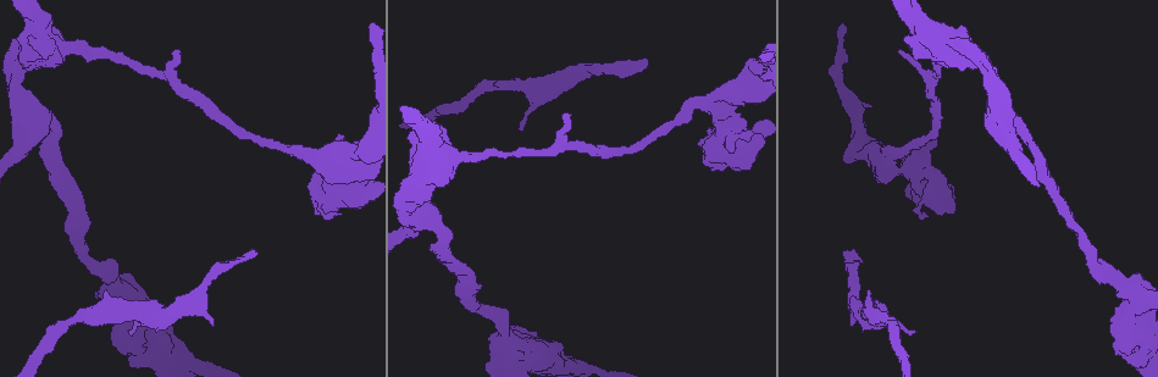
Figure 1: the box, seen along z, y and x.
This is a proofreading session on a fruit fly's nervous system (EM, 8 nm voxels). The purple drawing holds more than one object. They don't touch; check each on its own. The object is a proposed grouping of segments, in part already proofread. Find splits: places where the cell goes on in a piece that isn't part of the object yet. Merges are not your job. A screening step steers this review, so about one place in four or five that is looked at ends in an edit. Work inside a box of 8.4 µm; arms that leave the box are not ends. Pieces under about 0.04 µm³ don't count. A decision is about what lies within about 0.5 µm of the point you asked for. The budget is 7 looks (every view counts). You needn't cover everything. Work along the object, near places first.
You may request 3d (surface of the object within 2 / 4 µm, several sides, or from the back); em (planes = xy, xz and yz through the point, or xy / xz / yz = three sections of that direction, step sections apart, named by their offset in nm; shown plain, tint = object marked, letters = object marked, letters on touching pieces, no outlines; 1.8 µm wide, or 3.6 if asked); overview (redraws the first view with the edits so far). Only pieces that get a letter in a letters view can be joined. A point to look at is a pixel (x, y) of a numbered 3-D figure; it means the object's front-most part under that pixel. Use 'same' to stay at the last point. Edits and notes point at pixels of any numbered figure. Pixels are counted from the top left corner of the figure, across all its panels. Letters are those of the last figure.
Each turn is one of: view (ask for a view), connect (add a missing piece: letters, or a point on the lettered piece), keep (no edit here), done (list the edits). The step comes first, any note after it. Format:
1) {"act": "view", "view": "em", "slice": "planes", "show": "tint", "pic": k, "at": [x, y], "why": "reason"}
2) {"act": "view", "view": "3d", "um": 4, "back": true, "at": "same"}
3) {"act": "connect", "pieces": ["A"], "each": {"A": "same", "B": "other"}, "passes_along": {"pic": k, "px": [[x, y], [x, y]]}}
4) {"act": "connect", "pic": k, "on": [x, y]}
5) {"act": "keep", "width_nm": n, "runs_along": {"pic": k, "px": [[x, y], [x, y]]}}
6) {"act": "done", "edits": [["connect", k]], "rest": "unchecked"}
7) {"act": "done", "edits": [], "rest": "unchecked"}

{"act": "view", "view": "3d", "um": 4, "pic": 1, "at": [39, 39], "why": "thick turns thin"}

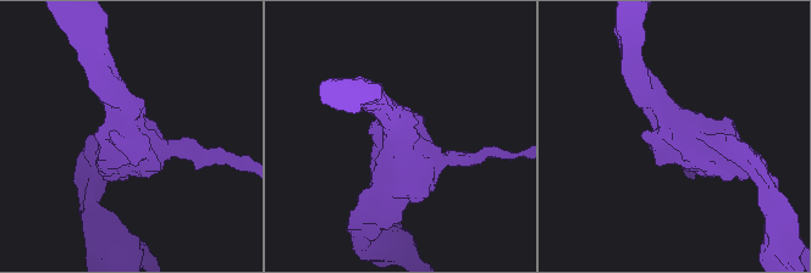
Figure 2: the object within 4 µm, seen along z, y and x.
{"act": "view", "view": "em", "um": 3.6, "slice": "planes", "show": "letters", "pic": 2, "at": [125, 140]}

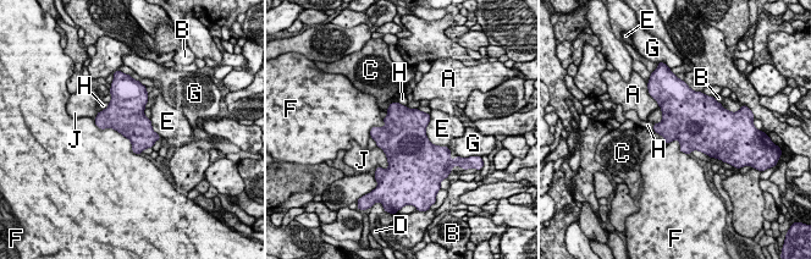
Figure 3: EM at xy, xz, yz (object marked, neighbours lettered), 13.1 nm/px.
{"act": "keep", "each": {"A": "other", "B": "other", "C": "other", "D": "other", "E": "other", "F": "other", "G": "other", "H": "other", "J": "other"}, "border": {"pic": 3, "px": [[93, 120], [125, 136], [138, 154]]}, "found": "none of them fits"}

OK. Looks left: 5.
{"act": "view", "view": "3d", "um": 4, "pic": 1, "at": [899, 50], "why": "tapers out"}

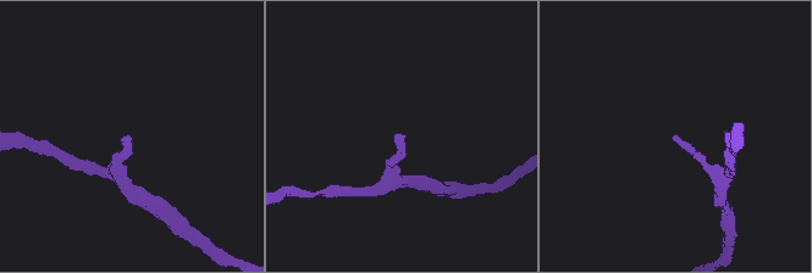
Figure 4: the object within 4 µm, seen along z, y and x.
{"act": "view", "view": "em", "slice": "planes", "show": "letters", "pic": 4, "at": [677, 134], "why": "now the EM"}

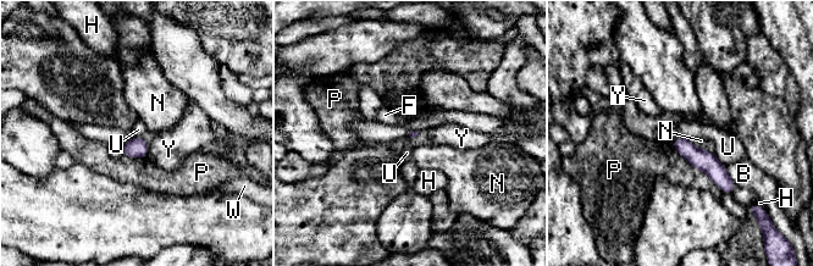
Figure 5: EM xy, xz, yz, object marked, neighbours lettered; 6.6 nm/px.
{"act": "keep", "each": {"B": "other", "F": "other", "H": "other", "N": "other", "P": "other", "U": "other", "W": "other", "Y": "other"}, "runs_along": {"pic": 5, "px": [[676, 143], [701, 159], [728, 190]]}, "found": "no lettered piece goes on from it"}

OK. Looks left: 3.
{"act": "view", "view": "em", "slice": "planes", "show": "letters", "pic": 1, "at": [213, 326], "why": "free end"}

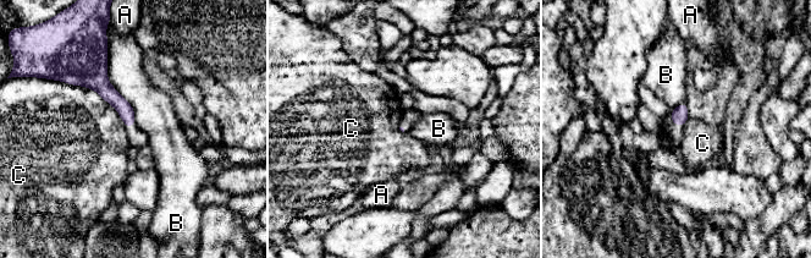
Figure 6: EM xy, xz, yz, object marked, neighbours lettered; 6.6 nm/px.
{"act": "keep", "each": {"A": "other", "B": "other", "C": "other"}, "runs_along": {"pic": 6, "px": [[103, 60], [100, 84], [131, 122]]}, "found": "none of them fits"}

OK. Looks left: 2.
{"act": "done", "edits": [], "rest": "unchecked"}

